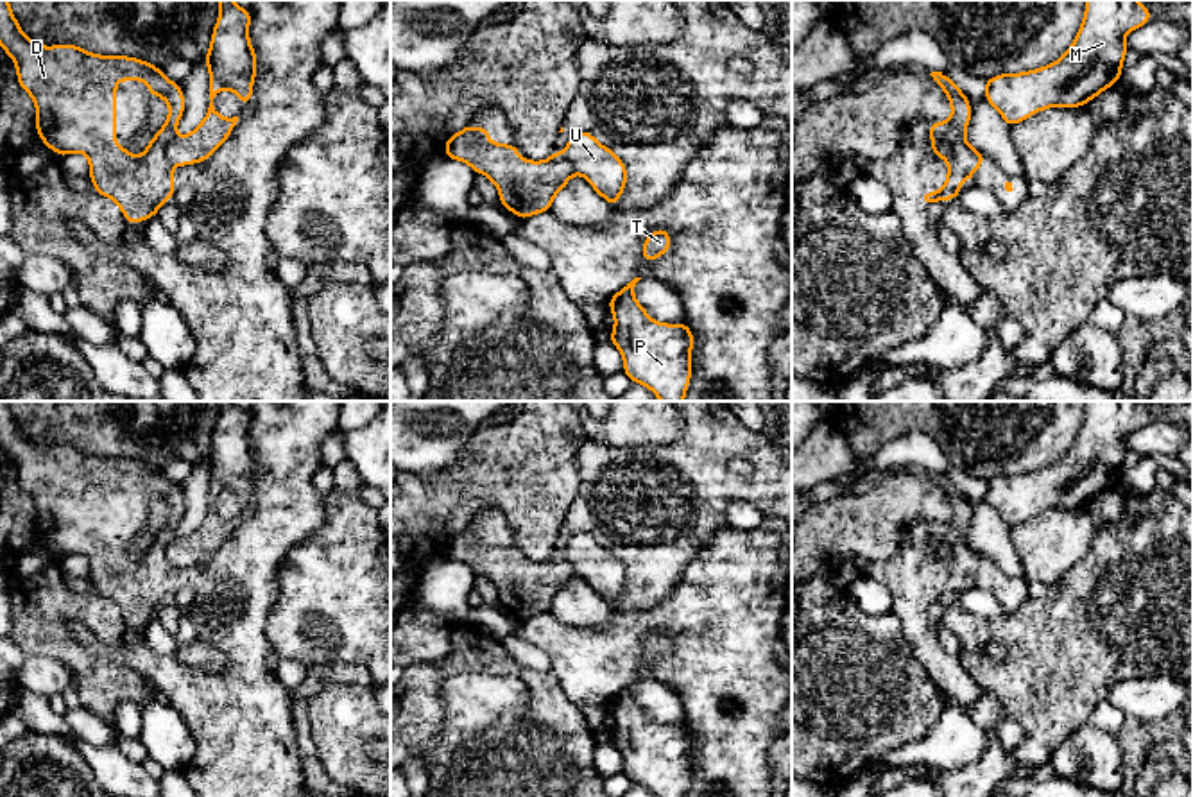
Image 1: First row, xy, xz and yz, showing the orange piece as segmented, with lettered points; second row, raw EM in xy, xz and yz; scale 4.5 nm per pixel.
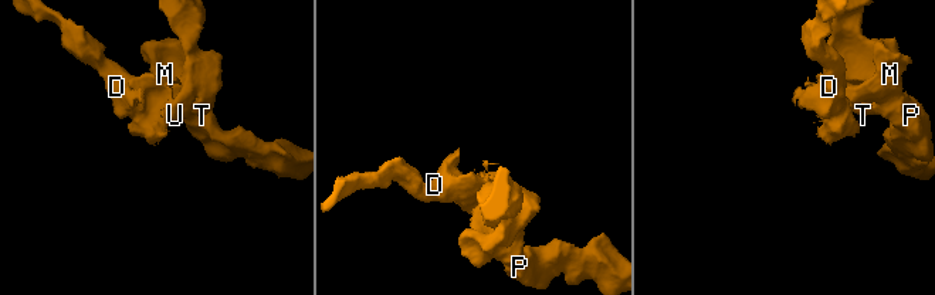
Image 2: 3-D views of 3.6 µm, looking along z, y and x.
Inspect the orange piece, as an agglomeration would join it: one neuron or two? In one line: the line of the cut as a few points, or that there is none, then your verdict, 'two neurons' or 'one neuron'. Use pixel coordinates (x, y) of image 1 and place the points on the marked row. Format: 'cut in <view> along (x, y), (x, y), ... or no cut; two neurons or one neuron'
cut in yz along (930, 135), (952, 147), (950, 160); two neurons

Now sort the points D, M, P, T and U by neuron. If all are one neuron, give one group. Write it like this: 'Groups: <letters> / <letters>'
Groups: D / M P T U

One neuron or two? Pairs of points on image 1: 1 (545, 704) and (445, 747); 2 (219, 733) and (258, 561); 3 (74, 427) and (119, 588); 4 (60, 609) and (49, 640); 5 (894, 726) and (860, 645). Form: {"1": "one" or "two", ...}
{"1": "two", "2": "one", "3": "two", "4": "one", "5": "one"}

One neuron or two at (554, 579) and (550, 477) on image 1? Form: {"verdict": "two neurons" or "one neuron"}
{"verdict": "two neurons"}

